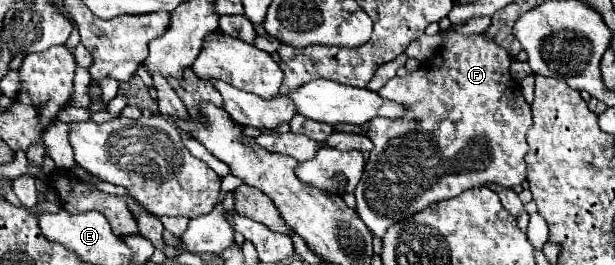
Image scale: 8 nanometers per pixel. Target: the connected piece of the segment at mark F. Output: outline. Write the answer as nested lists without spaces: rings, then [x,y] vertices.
[[[474,17],[472,21],[464,23],[460,29],[450,29],[450,35],[446,37],[444,45],[446,45],[446,55],[438,55],[430,61],[430,67],[428,65],[422,65],[418,71],[414,73],[408,73],[406,77],[392,77],[382,89],[378,89],[378,95],[384,97],[384,99],[390,99],[390,101],[396,101],[404,107],[404,115],[402,117],[396,117],[396,119],[386,119],[386,117],[374,117],[370,121],[370,129],[368,129],[368,139],[374,143],[374,149],[370,151],[370,157],[366,161],[366,167],[364,167],[364,175],[354,191],[356,195],[356,213],[360,215],[360,219],[364,221],[364,225],[372,231],[374,237],[382,239],[388,231],[390,225],[398,223],[400,219],[406,219],[418,211],[424,211],[426,207],[434,205],[434,203],[440,203],[444,199],[452,199],[456,195],[460,195],[462,191],[466,189],[472,189],[472,187],[480,187],[480,185],[488,185],[488,183],[496,183],[500,187],[514,187],[514,185],[520,185],[522,181],[526,181],[526,175],[528,175],[528,167],[526,167],[526,161],[524,161],[524,155],[528,153],[528,143],[526,143],[526,133],[528,129],[532,127],[532,111],[530,107],[526,105],[524,101],[524,95],[520,91],[520,85],[514,83],[514,79],[510,77],[510,63],[512,63],[512,57],[506,53],[506,49],[502,49],[500,45],[496,43],[490,43],[486,41],[480,33],[484,33],[490,25],[490,17]]]

